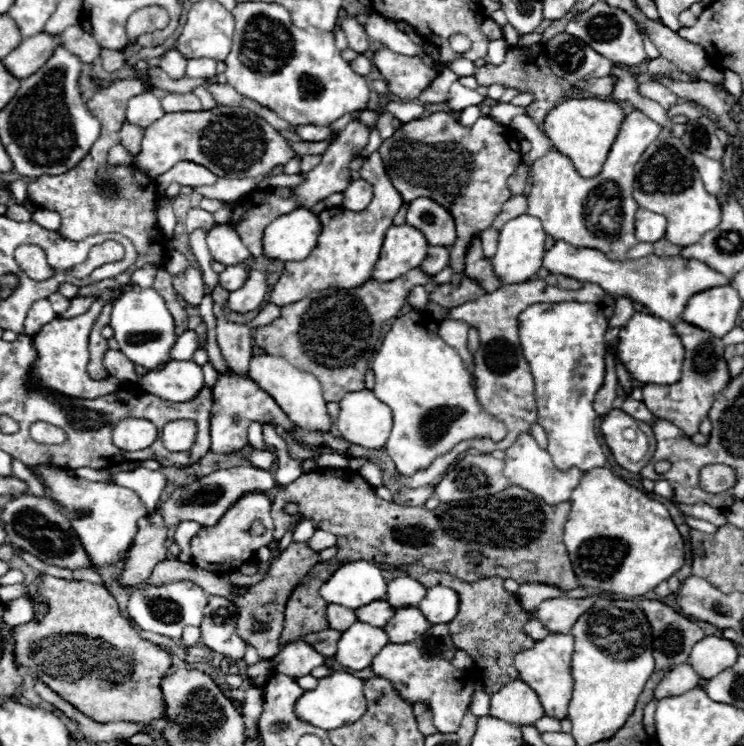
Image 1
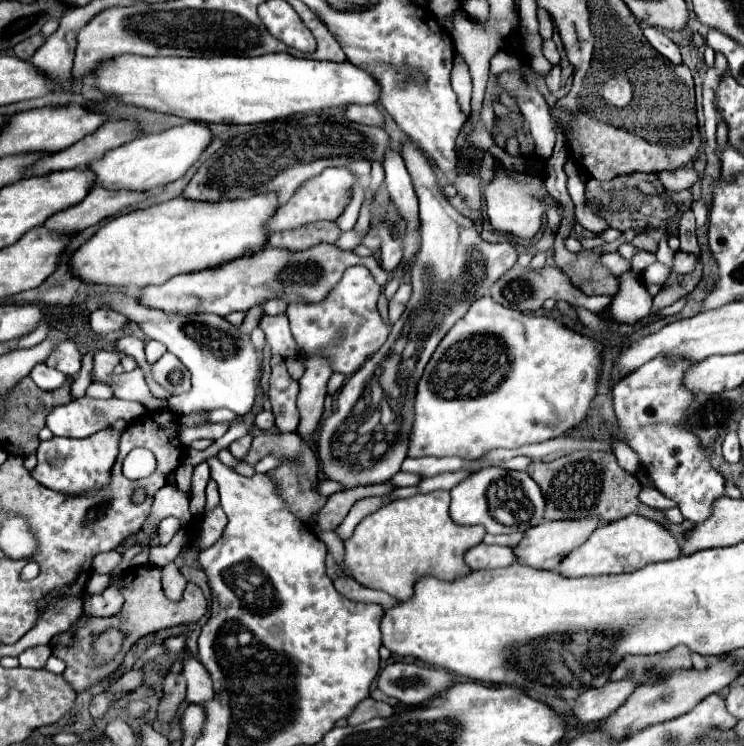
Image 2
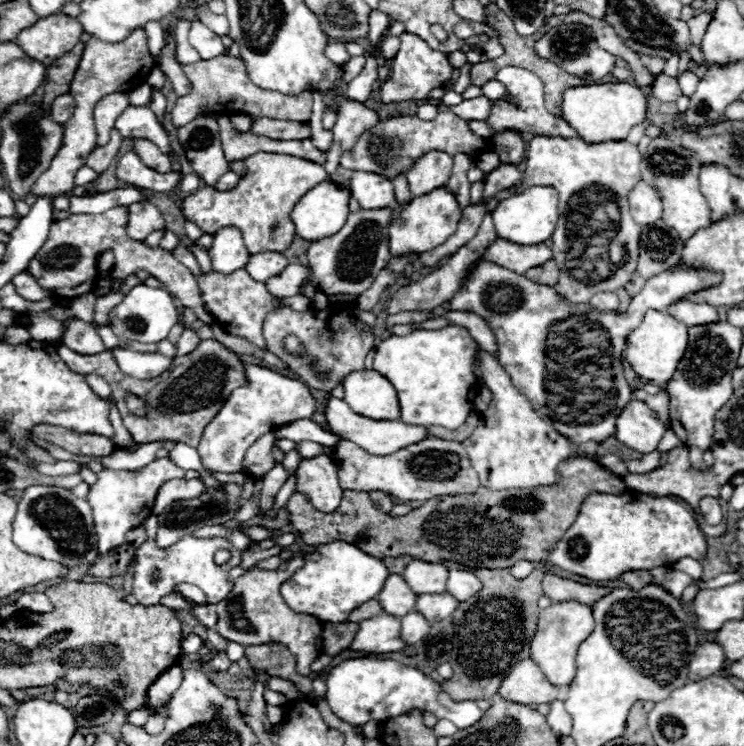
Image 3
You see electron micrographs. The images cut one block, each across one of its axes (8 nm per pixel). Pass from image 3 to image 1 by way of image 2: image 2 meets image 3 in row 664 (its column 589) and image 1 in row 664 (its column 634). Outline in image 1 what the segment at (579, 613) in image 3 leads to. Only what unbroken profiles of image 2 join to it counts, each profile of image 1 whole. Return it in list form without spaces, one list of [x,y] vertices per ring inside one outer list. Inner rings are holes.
[[[548,634],[544,640],[536,642],[534,648],[518,652],[514,656],[520,680],[526,682],[538,694],[544,714],[556,720],[564,720],[568,716],[568,702],[572,698],[572,674],[570,674],[572,650],[574,650],[574,638],[570,634]]]

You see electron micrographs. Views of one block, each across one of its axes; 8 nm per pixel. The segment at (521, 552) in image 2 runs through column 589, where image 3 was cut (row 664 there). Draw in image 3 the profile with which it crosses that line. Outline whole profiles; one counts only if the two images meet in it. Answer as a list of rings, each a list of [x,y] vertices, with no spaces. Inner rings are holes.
[[[522,660],[514,670],[502,680],[498,694],[510,702],[518,704],[542,704],[558,698],[560,688],[546,682],[546,676],[536,662]]]

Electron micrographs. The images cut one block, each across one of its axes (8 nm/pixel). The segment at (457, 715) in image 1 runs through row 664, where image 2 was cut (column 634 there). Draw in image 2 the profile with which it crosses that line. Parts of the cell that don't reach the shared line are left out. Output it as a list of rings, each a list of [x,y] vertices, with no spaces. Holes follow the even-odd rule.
[[[654,358],[640,366],[626,378],[622,378],[614,390],[614,412],[618,426],[626,436],[630,448],[638,454],[642,470],[652,480],[654,488],[666,498],[672,498],[682,510],[686,520],[704,522],[712,516],[712,506],[722,498],[726,480],[718,470],[710,466],[708,452],[700,444],[700,438],[688,430],[686,412],[694,402],[694,394],[684,386],[684,374],[694,362],[672,362],[672,358]]]

